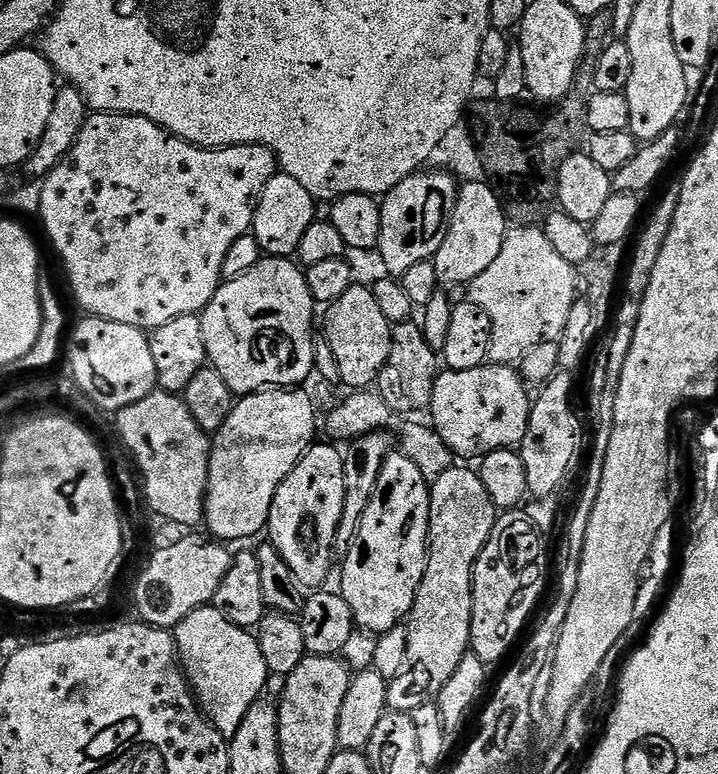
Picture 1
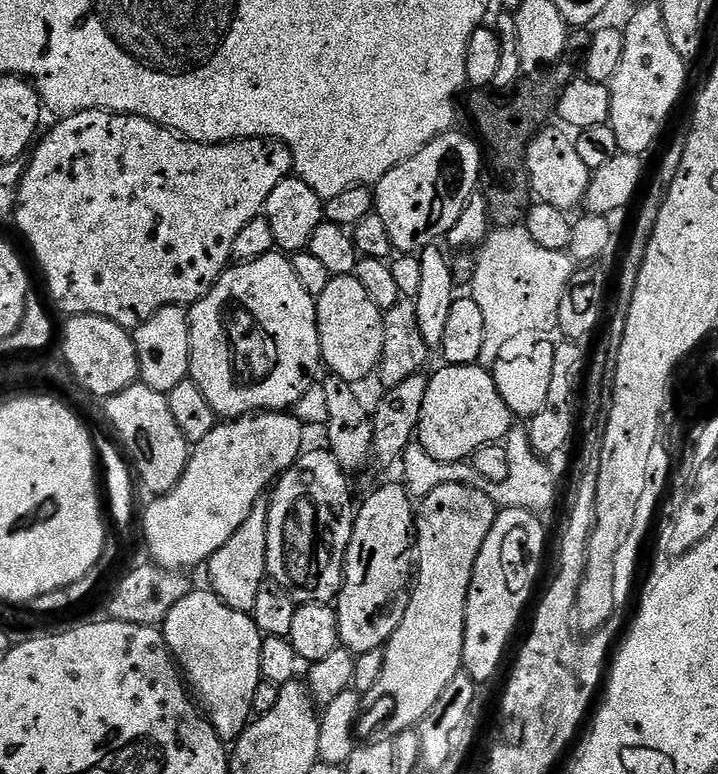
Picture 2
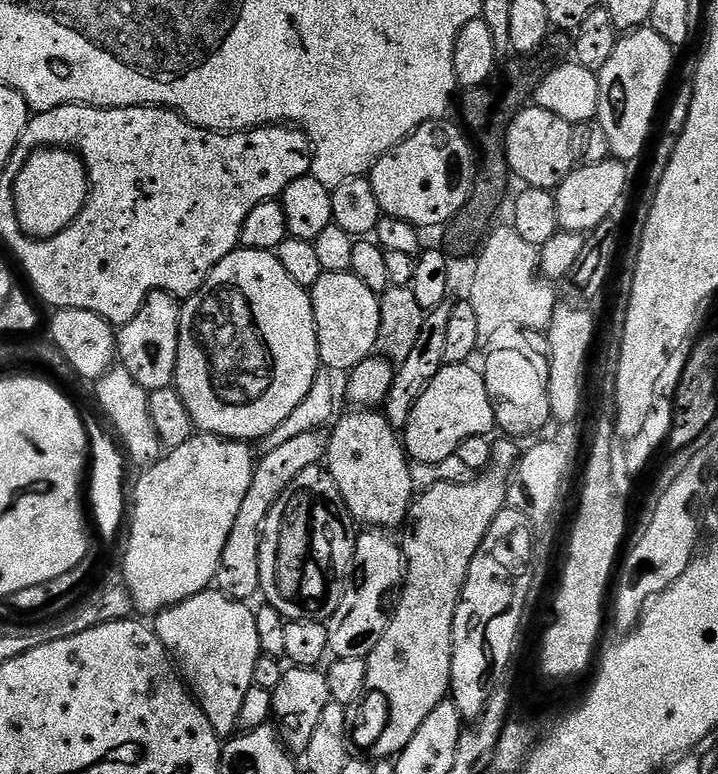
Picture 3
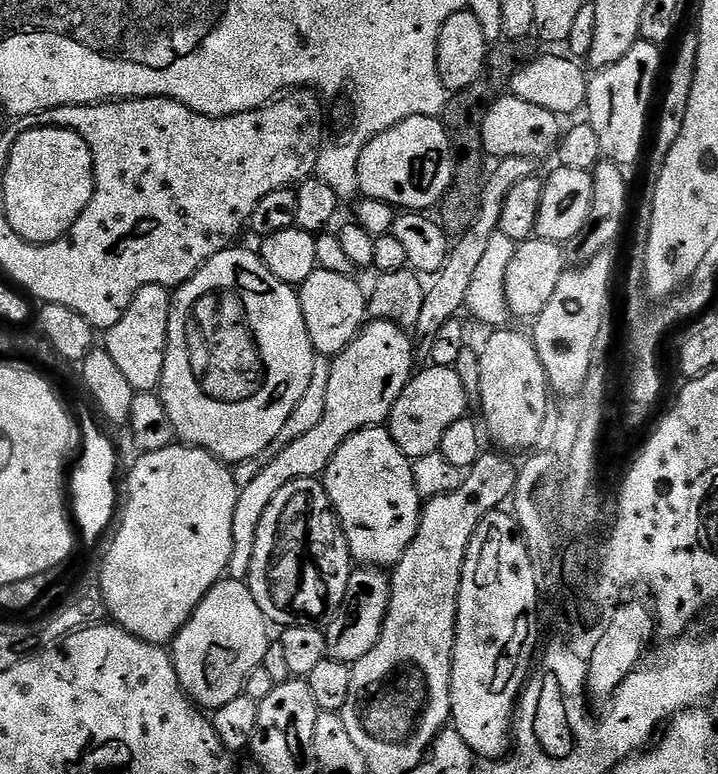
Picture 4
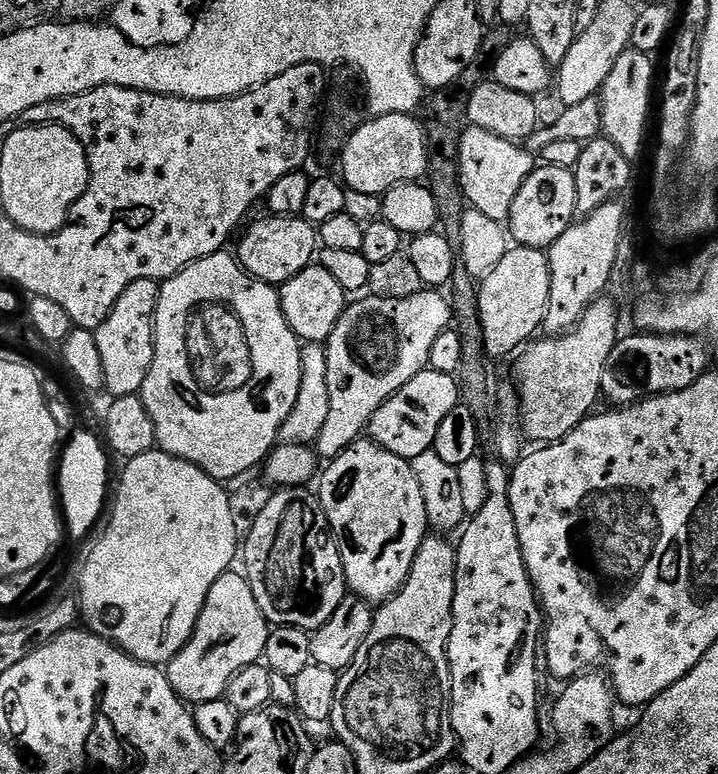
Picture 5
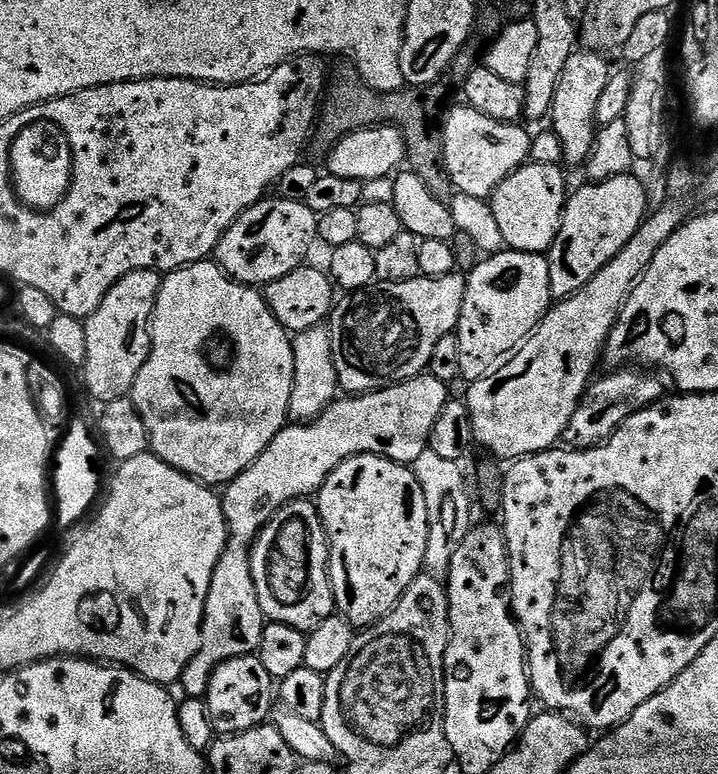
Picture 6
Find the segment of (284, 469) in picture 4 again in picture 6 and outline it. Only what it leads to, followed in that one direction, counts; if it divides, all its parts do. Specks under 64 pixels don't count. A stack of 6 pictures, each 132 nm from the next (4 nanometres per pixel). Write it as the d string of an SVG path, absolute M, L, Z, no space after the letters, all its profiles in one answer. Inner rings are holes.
M453 274L450 276L417 276L415 280L406 282L390 282L382 284L373 283L371 286L360 289L345 295L344 301L339 301L338 306L333 307L330 317L330 331L332 334L332 349L334 350L334 366L338 374L340 388L348 394L359 394L362 392L375 392L377 388L387 388L389 384L401 384L404 380L411 380L413 376L419 376L427 369L430 362L430 354L434 354L434 346L438 346L438 338L446 338L453 335L456 330L456 323L460 320L462 314L462 302L464 301L464 290L466 280L463 275Z

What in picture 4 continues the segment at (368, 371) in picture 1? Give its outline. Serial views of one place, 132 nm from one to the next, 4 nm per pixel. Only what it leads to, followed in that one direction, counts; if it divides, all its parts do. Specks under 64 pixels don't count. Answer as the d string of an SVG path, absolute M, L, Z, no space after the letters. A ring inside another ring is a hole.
M317 267L304 284L299 285L302 318L306 318L306 330L310 334L312 349L317 356L334 358L360 333L368 316L368 298L365 289L360 289L359 279L334 274Z

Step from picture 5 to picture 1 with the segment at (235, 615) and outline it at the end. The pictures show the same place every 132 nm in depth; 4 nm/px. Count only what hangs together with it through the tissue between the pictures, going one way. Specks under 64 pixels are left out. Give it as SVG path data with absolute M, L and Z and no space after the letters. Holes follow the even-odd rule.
M215 606L191 612L174 630L174 635L179 663L200 706L200 711L208 717L209 722L218 730L218 734L226 738L238 734L238 726L242 726L246 710L250 710L250 706L254 706L254 702L265 695L268 686L269 671L266 658L262 658L262 650L255 635L247 628L234 626L234 622L227 620Z

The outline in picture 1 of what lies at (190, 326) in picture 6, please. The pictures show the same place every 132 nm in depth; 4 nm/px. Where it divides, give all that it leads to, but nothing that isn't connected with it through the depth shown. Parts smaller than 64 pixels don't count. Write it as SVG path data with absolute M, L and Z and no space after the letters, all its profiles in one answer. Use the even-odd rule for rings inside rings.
M262 258L246 274L242 274L233 280L224 280L221 283L220 289L216 291L214 298L210 298L210 302L204 307L203 312L199 313L199 317L202 322L202 338L206 342L207 363L214 370L218 370L218 374L222 374L226 386L230 386L233 397L249 396L250 393L261 391L269 386L291 388L303 385L304 380L316 367L317 341L312 340L312 308L314 309L314 301L310 294L305 269L299 263L288 258Z

